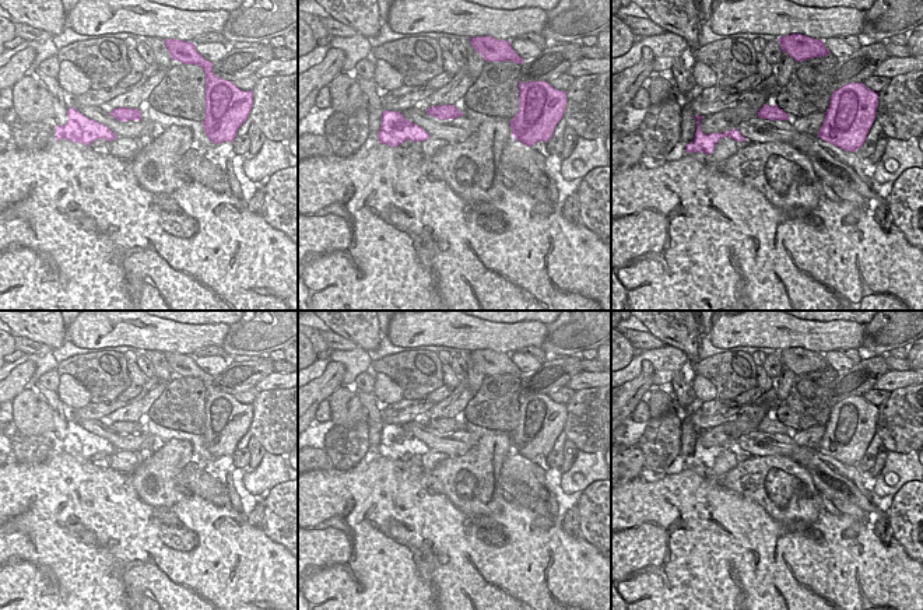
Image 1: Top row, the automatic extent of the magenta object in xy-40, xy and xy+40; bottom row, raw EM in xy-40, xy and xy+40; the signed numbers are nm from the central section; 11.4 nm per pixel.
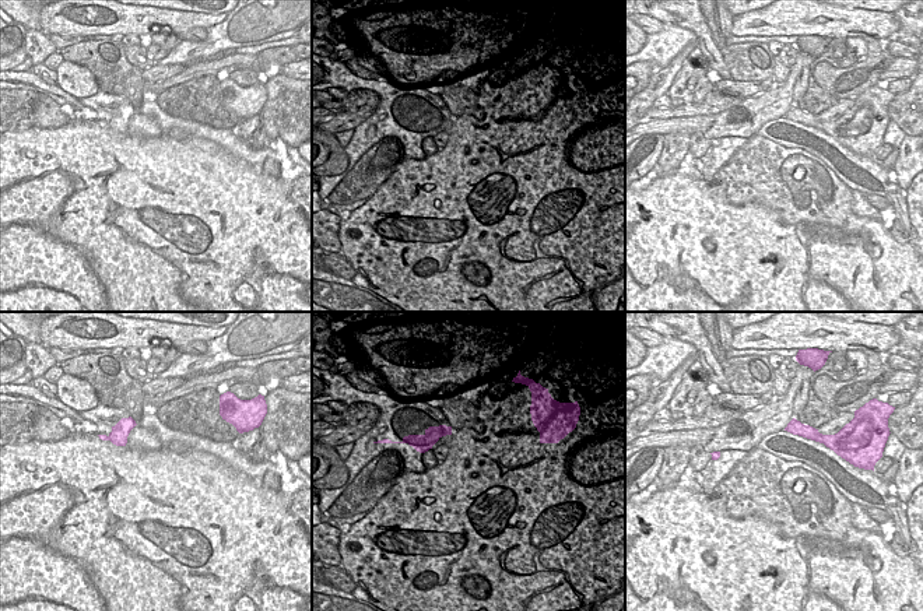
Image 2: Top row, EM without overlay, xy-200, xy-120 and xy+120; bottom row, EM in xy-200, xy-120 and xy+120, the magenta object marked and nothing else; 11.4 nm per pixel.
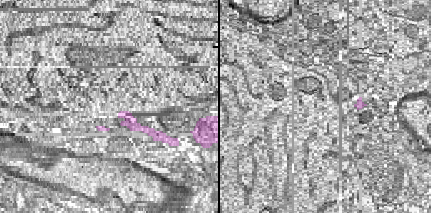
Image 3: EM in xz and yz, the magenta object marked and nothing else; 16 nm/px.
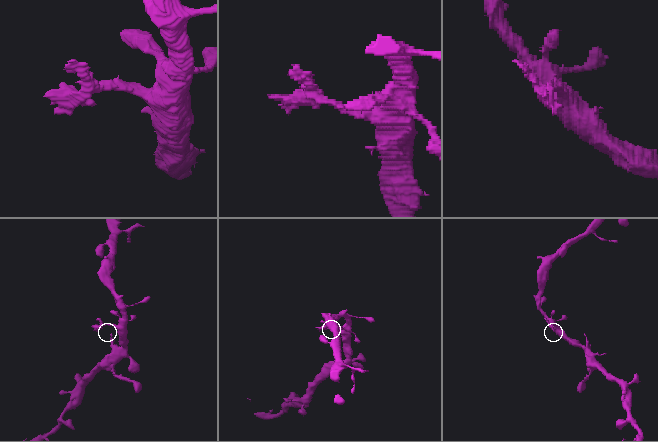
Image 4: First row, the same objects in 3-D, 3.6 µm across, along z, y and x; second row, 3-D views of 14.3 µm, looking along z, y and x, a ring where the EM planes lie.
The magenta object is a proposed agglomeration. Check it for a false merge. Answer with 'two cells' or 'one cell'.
two cells

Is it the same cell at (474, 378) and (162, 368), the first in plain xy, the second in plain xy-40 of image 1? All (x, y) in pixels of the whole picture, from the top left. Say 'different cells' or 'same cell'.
same cell

